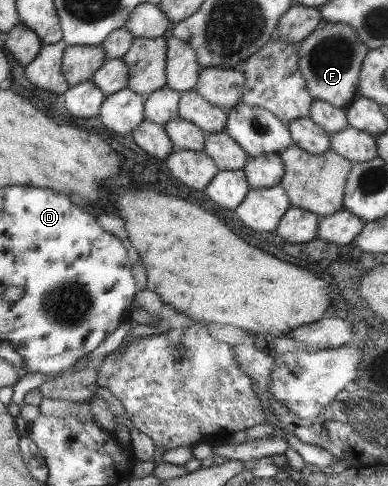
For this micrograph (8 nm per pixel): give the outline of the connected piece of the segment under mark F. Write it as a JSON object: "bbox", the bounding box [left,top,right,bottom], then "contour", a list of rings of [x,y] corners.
{"bbox":[297,18,368,108],"contour":[[[323,18],[297,46],[298,68],[312,99],[346,108],[357,97],[358,73],[368,47],[359,41],[358,35],[348,25],[327,23]]]}

